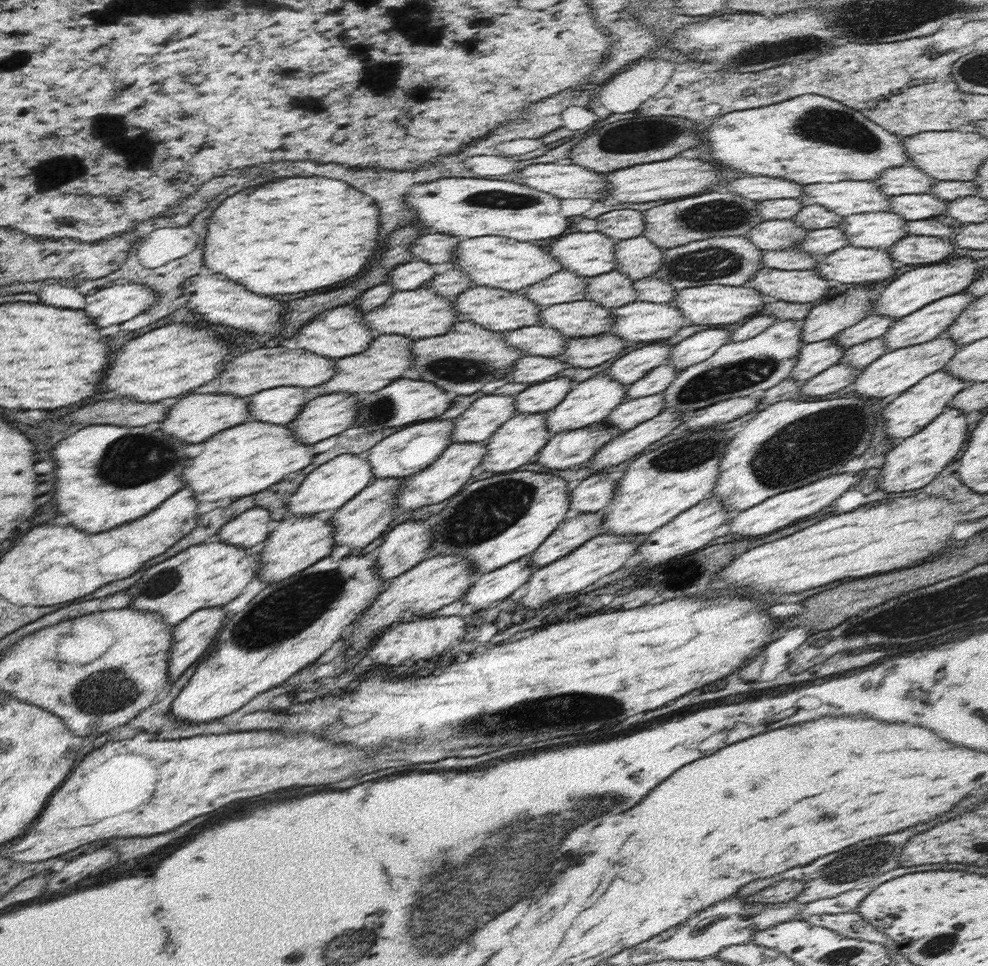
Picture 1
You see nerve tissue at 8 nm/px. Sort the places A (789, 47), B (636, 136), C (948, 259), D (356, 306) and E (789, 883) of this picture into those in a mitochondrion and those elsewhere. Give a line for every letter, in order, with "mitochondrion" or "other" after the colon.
A: mitochondrion
B: mitochondrion
C: other
D: other
E: other

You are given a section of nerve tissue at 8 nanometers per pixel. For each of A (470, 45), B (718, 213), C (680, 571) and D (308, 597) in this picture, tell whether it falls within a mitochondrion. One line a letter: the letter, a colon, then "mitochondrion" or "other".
A: other
B: mitochondrion
C: other
D: mitochondrion

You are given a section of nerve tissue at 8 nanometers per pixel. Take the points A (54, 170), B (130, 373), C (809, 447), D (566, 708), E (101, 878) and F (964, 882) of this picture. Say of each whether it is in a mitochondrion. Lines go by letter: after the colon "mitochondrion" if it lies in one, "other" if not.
A: mitochondrion
B: other
C: mitochondrion
D: mitochondrion
E: other
F: other

